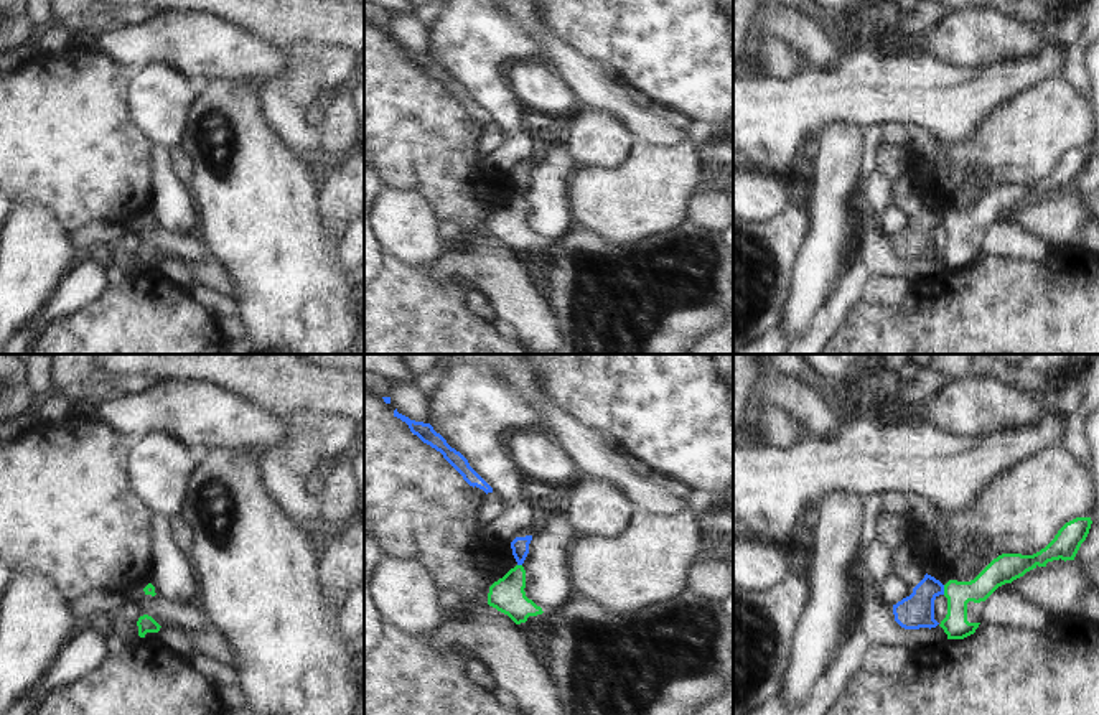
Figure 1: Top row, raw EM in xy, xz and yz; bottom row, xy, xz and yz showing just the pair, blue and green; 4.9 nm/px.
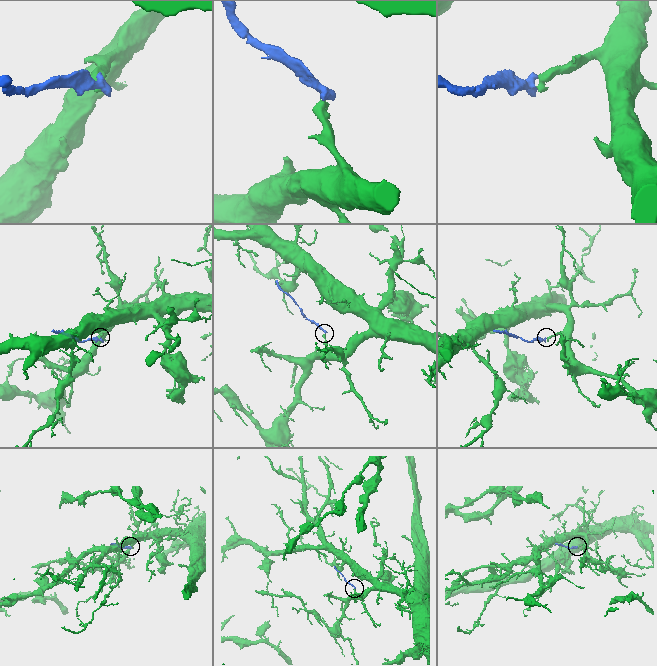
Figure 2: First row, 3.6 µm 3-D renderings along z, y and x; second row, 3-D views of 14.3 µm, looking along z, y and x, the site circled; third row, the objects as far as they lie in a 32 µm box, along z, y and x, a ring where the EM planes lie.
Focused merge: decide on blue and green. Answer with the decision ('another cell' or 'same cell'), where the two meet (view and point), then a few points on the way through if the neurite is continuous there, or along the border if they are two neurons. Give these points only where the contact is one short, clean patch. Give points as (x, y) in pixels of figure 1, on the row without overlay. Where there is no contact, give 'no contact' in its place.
another cell | yz (943, 221) | along yz (943, 216), (944, 224)

